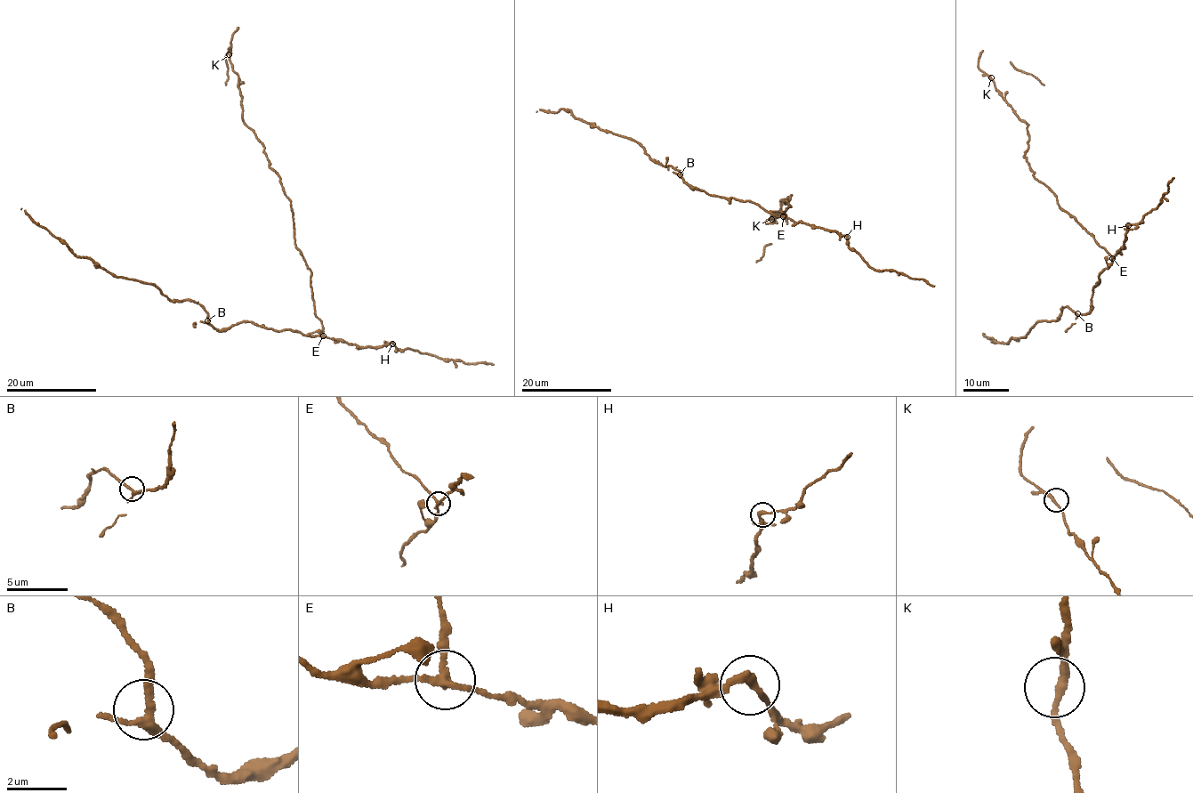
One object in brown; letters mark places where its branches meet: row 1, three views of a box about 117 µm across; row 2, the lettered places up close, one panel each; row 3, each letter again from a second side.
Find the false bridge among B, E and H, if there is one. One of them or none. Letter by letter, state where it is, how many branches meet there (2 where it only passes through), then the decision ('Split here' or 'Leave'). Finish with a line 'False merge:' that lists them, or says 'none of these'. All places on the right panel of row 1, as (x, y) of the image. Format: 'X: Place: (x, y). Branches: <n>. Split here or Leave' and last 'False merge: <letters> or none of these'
B: Place: (1077, 313). Branches: 3. Leave
E: Place: (1112, 258). Branches: 3. Split here
H: Place: (1128, 225). Branches: 2. Leave
False merge: E

